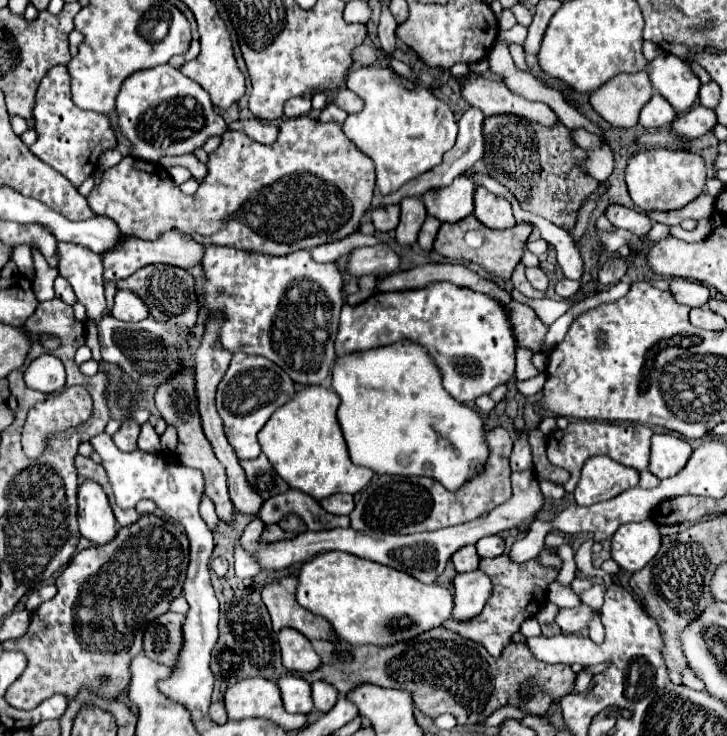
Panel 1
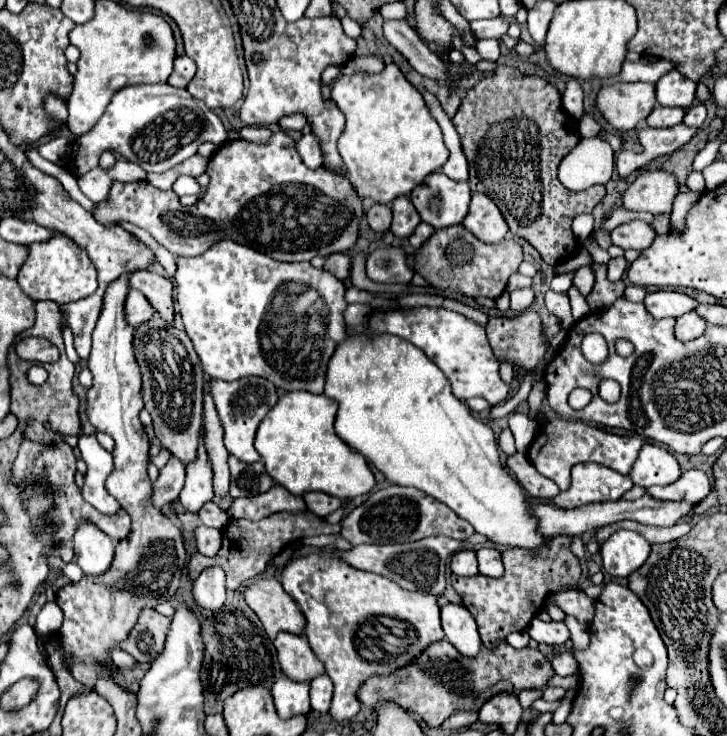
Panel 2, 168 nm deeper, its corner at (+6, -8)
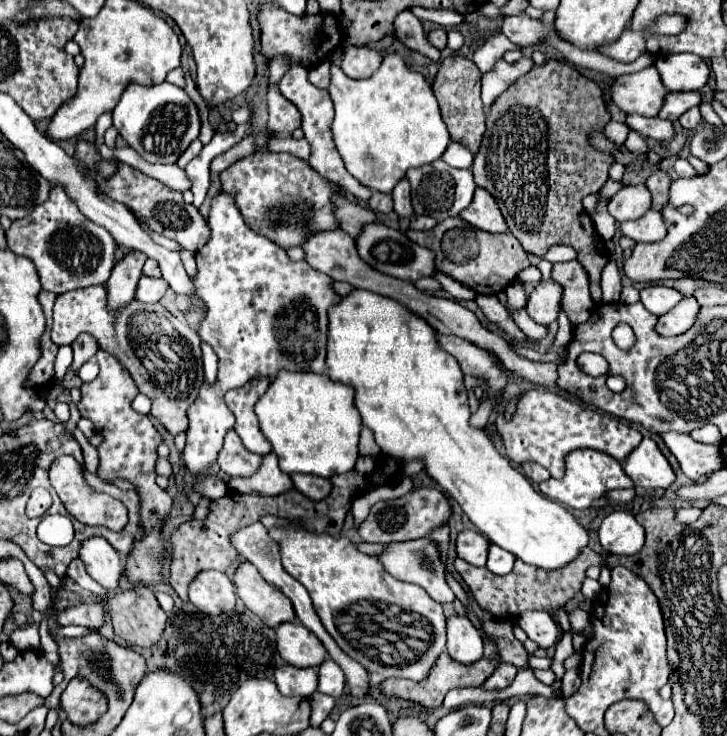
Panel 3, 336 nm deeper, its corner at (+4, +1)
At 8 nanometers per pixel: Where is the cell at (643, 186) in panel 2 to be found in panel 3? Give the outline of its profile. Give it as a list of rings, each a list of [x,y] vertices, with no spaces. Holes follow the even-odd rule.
[[[627,185],[623,187],[611,201],[609,213],[615,217],[617,223],[627,219],[637,219],[651,209],[651,191],[647,185]]]

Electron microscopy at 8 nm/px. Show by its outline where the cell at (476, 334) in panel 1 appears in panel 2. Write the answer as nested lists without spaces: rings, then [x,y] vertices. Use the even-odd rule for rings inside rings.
[[[397,308],[389,312],[373,312],[369,326],[373,328],[373,332],[395,334],[421,348],[445,372],[453,386],[453,394],[459,400],[481,396],[489,402],[489,406],[505,402],[509,384],[505,384],[499,376],[499,360],[493,356],[493,348],[489,348],[485,328],[467,320],[465,316],[445,308]]]

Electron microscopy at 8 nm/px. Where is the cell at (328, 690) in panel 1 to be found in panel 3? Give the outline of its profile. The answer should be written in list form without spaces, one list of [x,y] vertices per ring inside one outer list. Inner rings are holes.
[[[323,661],[319,667],[319,693],[331,695],[331,697],[341,697],[345,689],[345,675],[341,671],[341,667],[335,661]]]

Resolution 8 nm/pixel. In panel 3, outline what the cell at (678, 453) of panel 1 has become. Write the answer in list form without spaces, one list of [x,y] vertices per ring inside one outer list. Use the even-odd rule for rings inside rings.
[[[643,437],[639,447],[623,463],[625,473],[631,477],[635,487],[647,491],[667,489],[675,481],[675,471],[651,437]]]

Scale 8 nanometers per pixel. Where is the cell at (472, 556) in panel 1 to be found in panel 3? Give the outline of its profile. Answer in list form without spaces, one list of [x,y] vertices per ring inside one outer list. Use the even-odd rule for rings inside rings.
[[[465,529],[457,537],[457,557],[471,565],[477,565],[477,567],[485,565],[487,547],[489,547],[489,541],[483,535],[479,535],[479,531]]]

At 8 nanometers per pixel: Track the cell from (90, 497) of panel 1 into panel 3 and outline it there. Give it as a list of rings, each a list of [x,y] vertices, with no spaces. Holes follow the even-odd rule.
[[[85,539],[79,551],[79,559],[85,563],[87,573],[105,589],[111,591],[117,587],[121,579],[121,557],[111,547],[111,543],[107,543],[107,539]]]

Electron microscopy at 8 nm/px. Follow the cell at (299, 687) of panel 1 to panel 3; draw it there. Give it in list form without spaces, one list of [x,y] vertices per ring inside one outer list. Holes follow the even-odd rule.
[[[281,665],[275,669],[275,683],[285,697],[311,697],[317,689],[317,669],[297,669],[293,665]]]

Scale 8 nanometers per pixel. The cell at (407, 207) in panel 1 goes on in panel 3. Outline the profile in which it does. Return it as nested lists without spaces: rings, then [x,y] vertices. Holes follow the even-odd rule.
[[[401,179],[395,189],[391,191],[393,203],[395,203],[395,213],[399,217],[413,217],[413,207],[411,207],[411,195],[409,195],[409,183],[407,179]]]

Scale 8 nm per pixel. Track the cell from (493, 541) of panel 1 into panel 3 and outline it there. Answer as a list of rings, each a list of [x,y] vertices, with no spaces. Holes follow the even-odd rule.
[[[491,545],[489,547],[489,557],[487,557],[487,569],[493,571],[495,575],[505,575],[513,569],[515,557],[509,551],[503,551],[501,547]]]

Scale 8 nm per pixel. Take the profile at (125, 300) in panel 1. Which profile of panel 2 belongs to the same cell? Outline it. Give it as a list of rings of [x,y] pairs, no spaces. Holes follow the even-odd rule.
[[[129,290],[129,296],[127,296],[127,302],[125,302],[125,316],[127,316],[127,322],[131,326],[139,326],[143,324],[145,320],[149,320],[153,316],[153,306],[149,304],[149,300],[145,300],[145,296],[137,290]]]

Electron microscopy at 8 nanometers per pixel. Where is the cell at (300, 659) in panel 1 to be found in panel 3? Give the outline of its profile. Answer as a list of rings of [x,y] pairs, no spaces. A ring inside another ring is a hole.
[[[299,621],[283,623],[277,627],[277,651],[279,655],[295,667],[319,667],[327,651],[319,643],[317,635],[307,631]]]

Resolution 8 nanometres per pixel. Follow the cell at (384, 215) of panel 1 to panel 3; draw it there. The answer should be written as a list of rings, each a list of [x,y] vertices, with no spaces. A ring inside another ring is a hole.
[[[371,193],[371,199],[369,199],[369,209],[375,211],[375,213],[391,213],[393,211],[393,201],[391,201],[391,195],[387,193]]]

